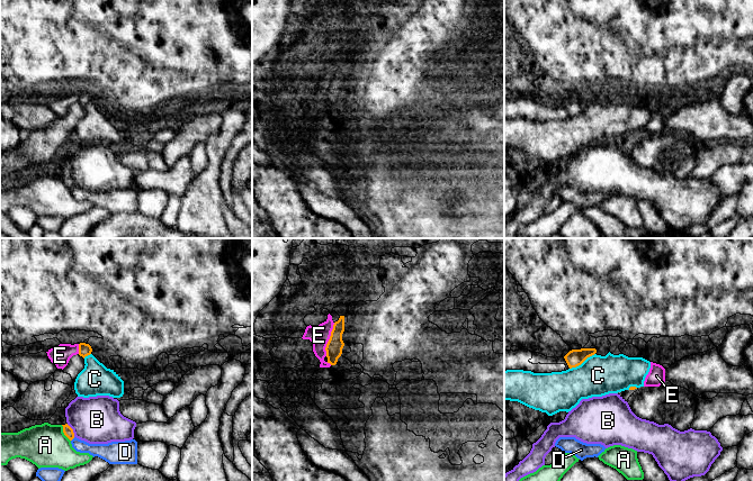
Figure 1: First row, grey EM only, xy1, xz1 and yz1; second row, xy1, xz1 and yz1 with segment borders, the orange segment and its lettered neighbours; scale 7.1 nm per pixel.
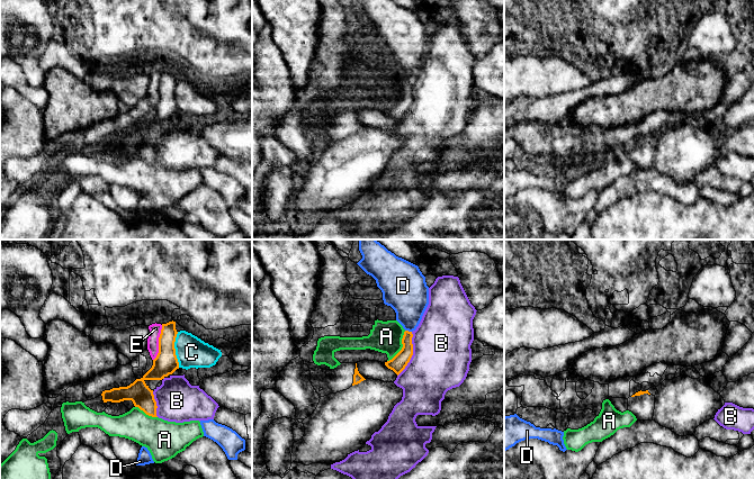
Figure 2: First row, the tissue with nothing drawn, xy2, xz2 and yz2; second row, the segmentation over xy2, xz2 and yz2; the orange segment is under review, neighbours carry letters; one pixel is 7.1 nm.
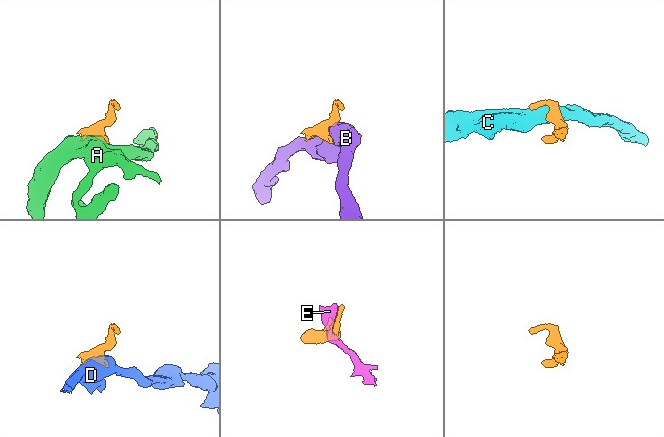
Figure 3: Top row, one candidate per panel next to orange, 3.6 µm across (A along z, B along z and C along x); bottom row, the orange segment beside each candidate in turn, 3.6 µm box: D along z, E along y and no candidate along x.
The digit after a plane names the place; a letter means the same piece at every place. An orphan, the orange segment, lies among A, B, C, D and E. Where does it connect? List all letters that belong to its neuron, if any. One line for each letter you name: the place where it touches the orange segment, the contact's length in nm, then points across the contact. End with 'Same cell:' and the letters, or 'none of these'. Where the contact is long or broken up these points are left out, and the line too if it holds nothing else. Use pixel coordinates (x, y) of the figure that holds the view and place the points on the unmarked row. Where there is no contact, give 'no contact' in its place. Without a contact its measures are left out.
Same cell: none of these

